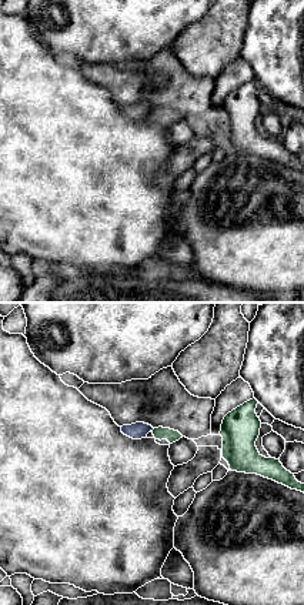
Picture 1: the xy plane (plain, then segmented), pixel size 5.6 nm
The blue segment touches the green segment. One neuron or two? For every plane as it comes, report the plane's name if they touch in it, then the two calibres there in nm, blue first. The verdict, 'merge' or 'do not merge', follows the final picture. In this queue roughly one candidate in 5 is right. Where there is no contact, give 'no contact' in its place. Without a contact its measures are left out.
no contact

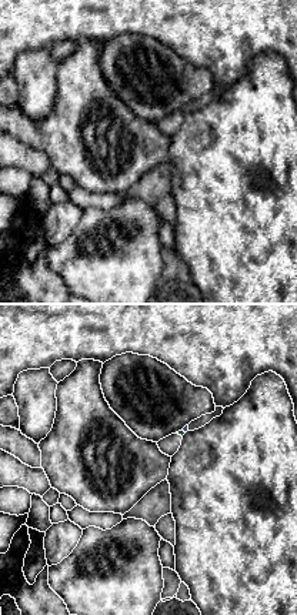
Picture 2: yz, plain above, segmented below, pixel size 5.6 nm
contact in yz; calibres 30 and 30 nm

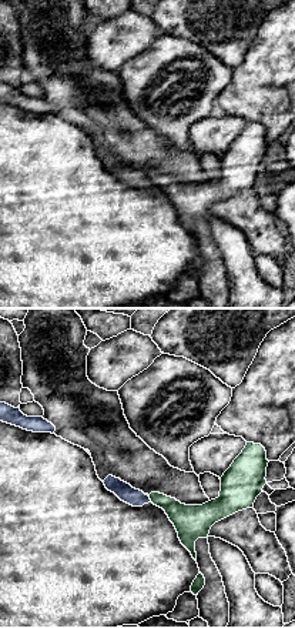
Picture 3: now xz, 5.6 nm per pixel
contact in xz; calibres 100 and 160 nm

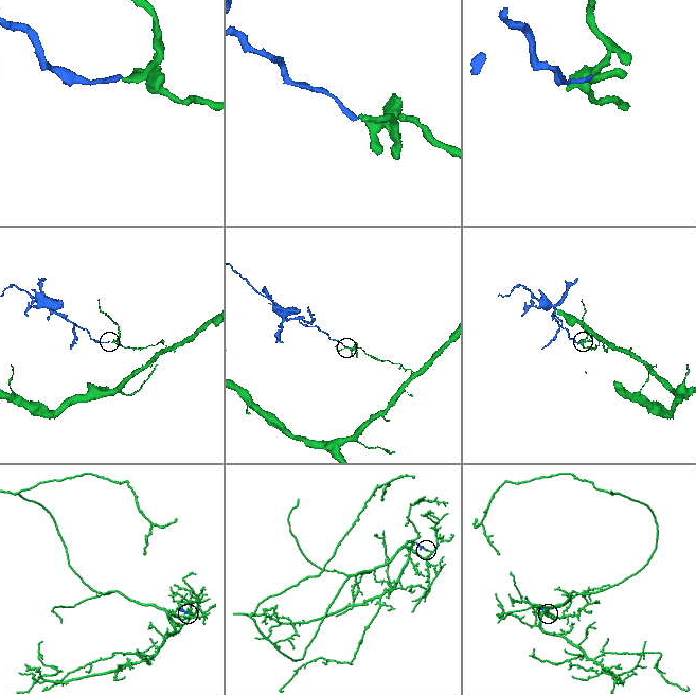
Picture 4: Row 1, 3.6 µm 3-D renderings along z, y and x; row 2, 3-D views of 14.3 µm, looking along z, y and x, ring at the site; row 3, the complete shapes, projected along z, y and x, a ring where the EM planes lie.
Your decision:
do not merge

